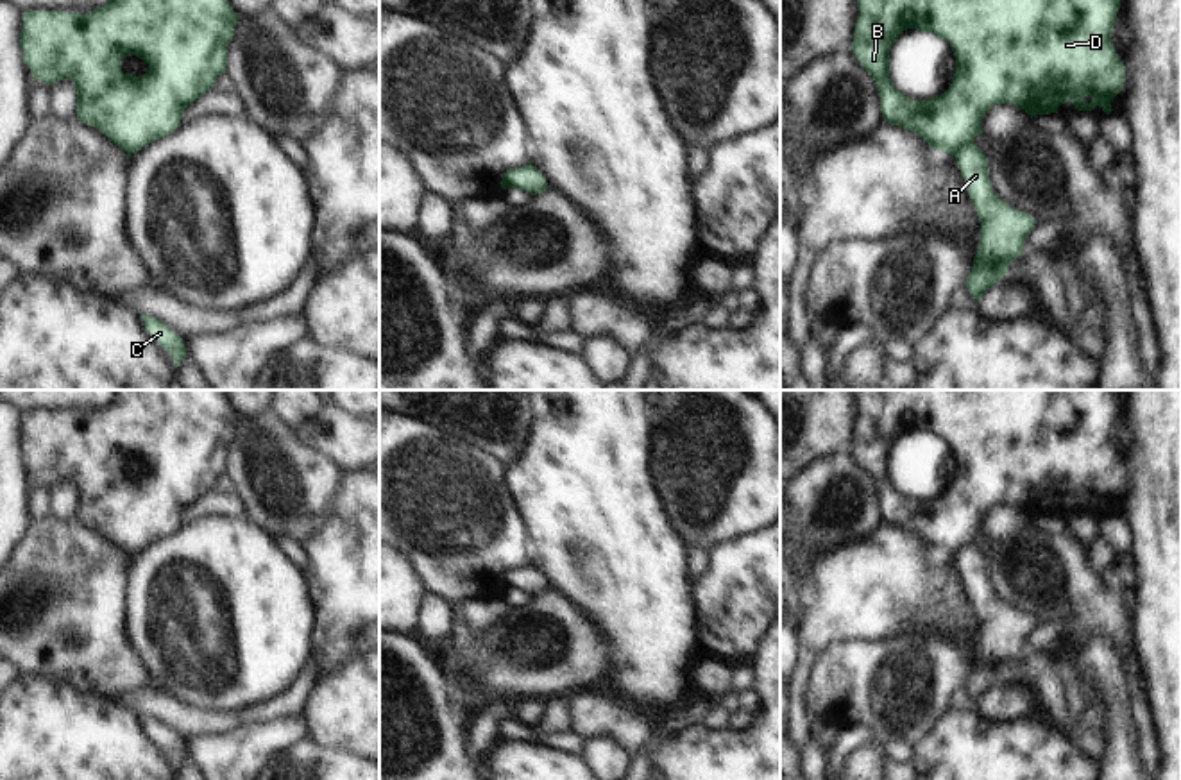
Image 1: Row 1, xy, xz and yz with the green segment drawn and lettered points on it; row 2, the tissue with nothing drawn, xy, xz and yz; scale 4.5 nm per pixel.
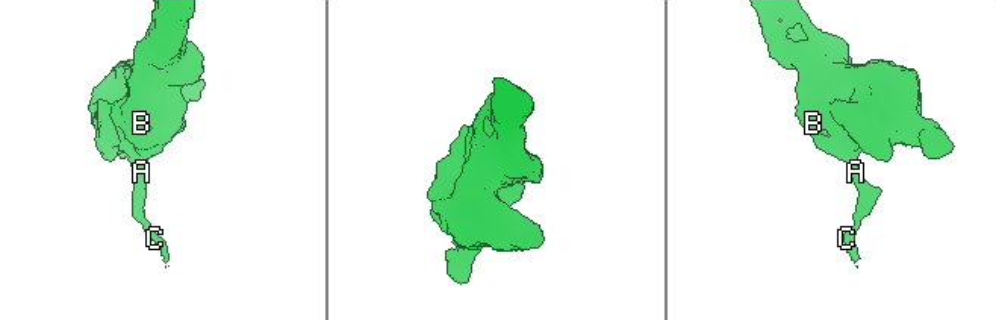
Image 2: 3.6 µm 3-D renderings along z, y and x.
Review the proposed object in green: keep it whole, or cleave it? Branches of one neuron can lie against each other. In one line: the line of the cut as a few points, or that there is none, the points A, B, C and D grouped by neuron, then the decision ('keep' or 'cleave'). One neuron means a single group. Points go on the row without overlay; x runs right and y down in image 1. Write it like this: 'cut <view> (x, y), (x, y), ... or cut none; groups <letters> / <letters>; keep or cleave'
cut yz (972, 542), (967, 542), (952, 555); groups A C / B D; cleave

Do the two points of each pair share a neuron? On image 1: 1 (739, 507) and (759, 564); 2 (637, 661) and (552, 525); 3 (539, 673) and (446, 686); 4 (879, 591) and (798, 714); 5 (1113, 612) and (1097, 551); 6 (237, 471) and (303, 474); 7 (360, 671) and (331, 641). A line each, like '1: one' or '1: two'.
1: two
2: one
3: two
4: one
5: two
6: one
7: two

